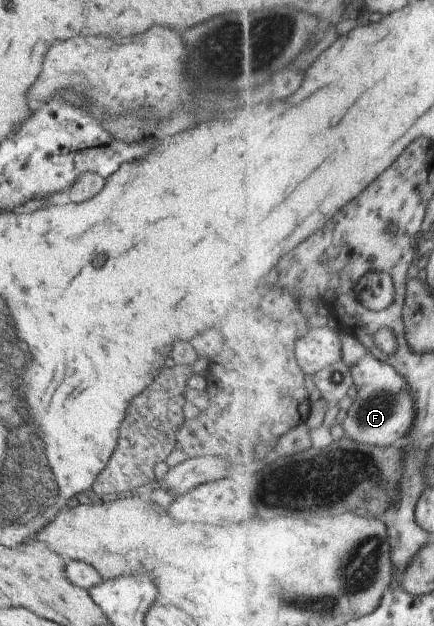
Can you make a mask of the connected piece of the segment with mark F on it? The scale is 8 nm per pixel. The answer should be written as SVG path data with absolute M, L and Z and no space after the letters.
M342 330L341 338L343 360L350 366L357 391L355 400L342 423L345 435L358 443L381 448L400 445L407 441L417 421L417 407L406 376L398 373L393 365L381 362L349 330Z

